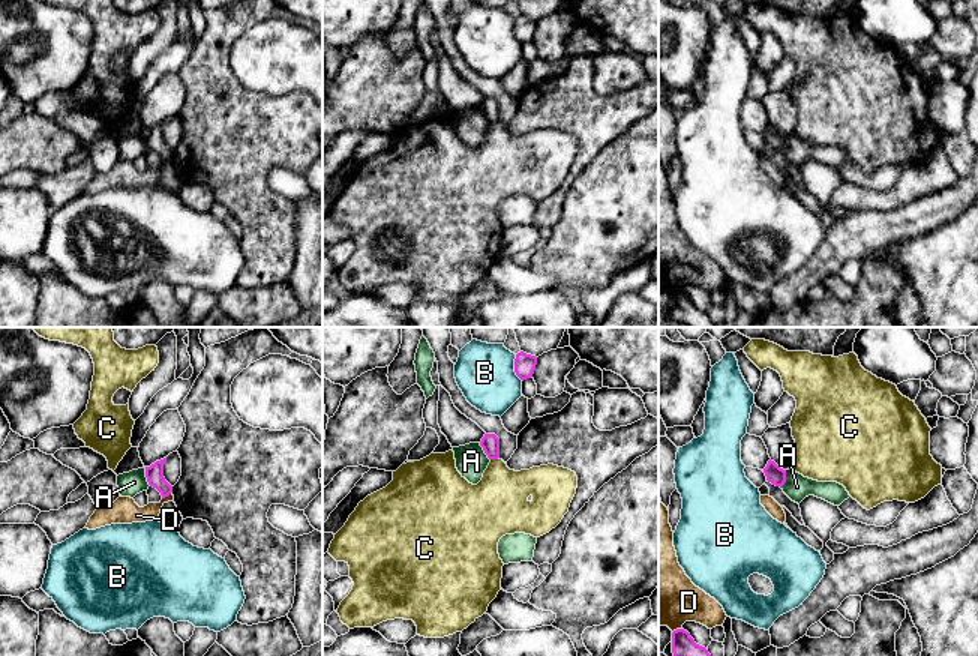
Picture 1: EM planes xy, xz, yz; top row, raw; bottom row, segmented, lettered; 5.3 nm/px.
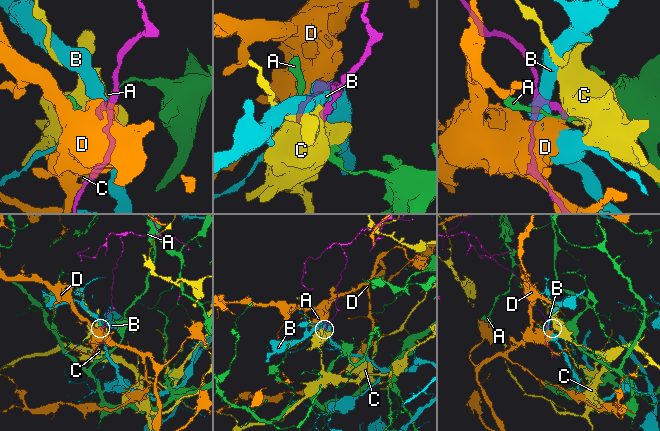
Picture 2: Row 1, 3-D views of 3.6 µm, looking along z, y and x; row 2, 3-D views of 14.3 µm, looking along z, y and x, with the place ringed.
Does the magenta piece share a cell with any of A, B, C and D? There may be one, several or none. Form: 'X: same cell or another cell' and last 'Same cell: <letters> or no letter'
A: another cell
B: another cell
C: another cell
D: another cell
Same cell: no letter

